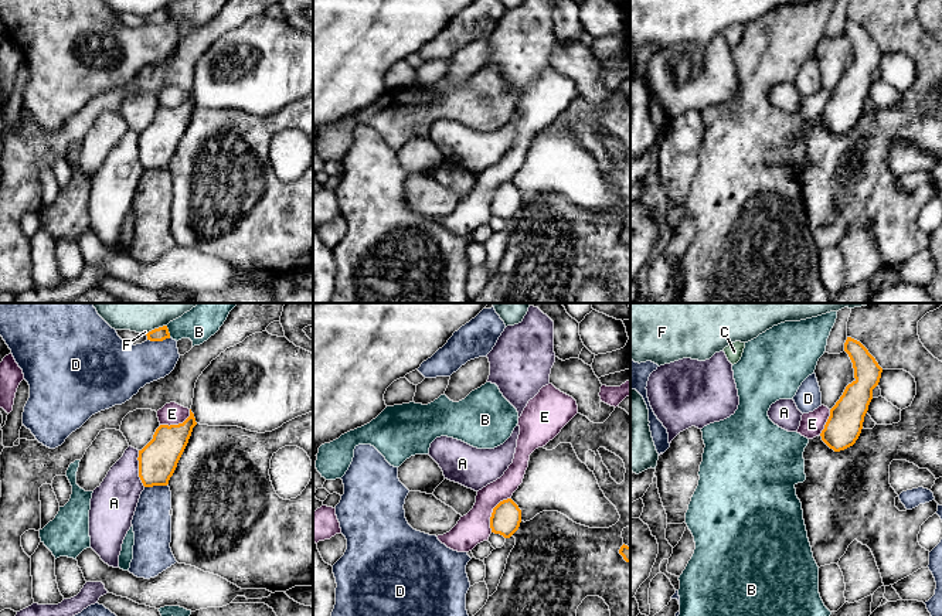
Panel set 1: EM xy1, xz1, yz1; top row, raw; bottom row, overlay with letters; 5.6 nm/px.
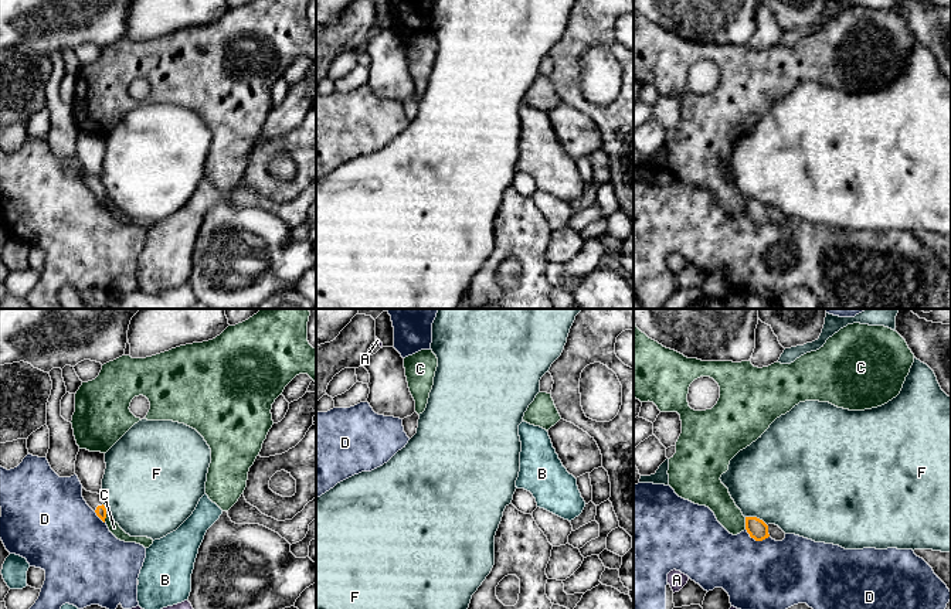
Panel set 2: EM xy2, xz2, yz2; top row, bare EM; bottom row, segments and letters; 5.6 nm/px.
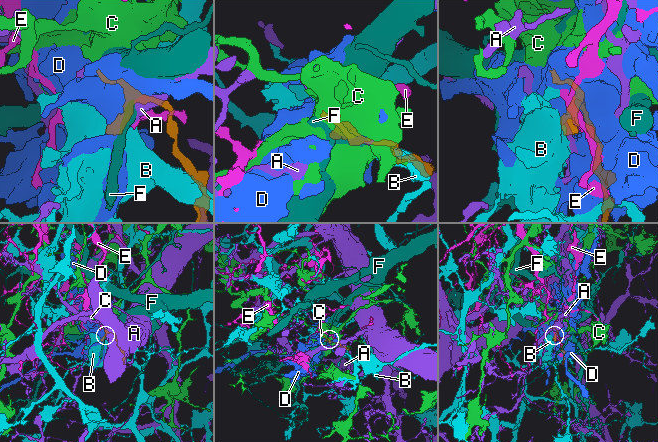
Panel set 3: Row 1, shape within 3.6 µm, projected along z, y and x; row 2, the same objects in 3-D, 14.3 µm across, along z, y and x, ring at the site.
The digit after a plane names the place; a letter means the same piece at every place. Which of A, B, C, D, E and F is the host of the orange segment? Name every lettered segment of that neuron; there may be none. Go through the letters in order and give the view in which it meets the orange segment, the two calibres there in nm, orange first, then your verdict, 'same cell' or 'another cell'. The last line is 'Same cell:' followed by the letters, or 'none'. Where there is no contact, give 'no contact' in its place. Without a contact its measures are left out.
A: xy1 | 220/260 nm | another cell
B: xy1 | 80/190 nm | another cell
C: yz2 | 110/160 nm | another cell
D: yz2 | 110/400 nm | another cell
E: xz1 | 170/180 nm | another cell
F: yz2 | 110/480 nm | another cell
Same cell: none

